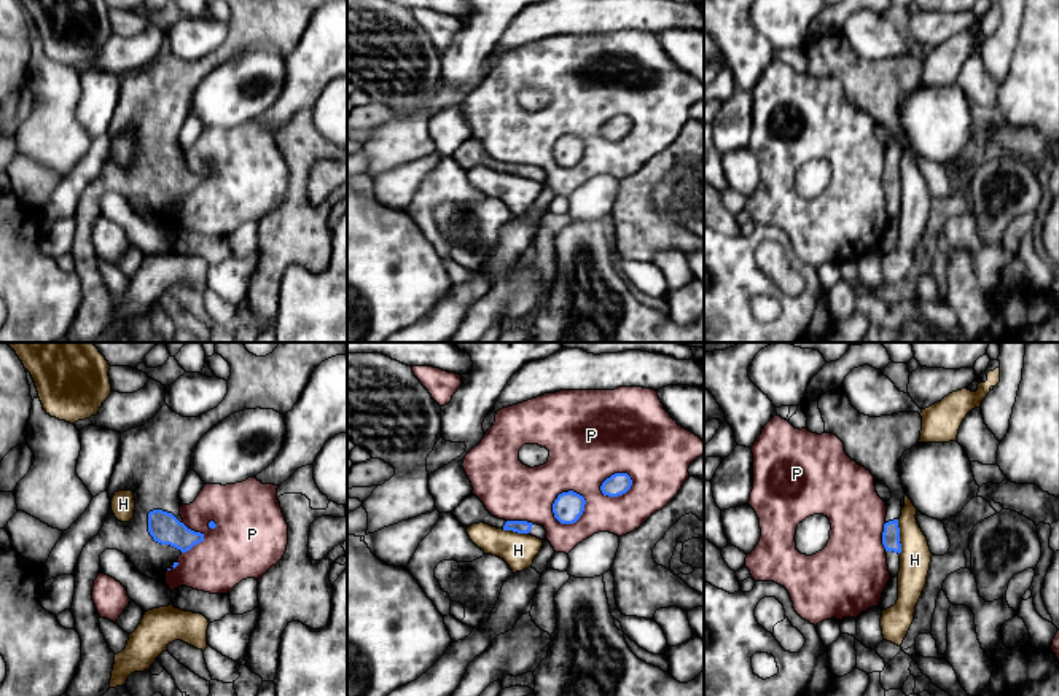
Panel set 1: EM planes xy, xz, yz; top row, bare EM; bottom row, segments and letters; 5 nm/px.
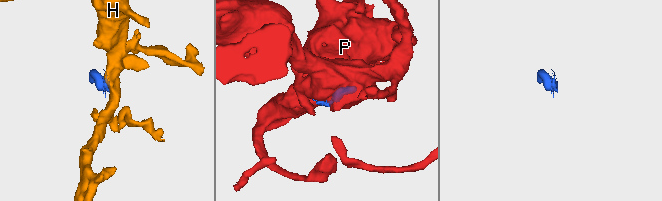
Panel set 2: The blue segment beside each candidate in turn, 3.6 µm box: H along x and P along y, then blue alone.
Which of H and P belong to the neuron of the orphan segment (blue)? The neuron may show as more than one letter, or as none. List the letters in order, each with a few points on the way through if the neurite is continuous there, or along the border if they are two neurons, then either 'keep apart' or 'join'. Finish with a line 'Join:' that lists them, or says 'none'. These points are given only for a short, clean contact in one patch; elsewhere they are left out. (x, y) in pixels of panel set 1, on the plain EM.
H: along yz (897, 163), (900, 196) | keep apart
P: keep apart
Join: none

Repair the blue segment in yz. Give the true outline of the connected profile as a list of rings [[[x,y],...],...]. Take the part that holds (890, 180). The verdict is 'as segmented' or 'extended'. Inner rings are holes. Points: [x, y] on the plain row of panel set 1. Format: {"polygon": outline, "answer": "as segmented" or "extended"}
{"polygon": [[[842,30],[833,32],[804,49],[807,73],[817,78],[831,76],[844,86],[846,97],[885,127],[892,142],[885,147],[887,159],[882,188],[887,197],[890,221],[900,215],[901,142],[906,139],[900,107],[905,94],[920,83],[922,61],[919,56],[898,56],[869,61],[860,57],[846,40]]], "answer": "extended"}

